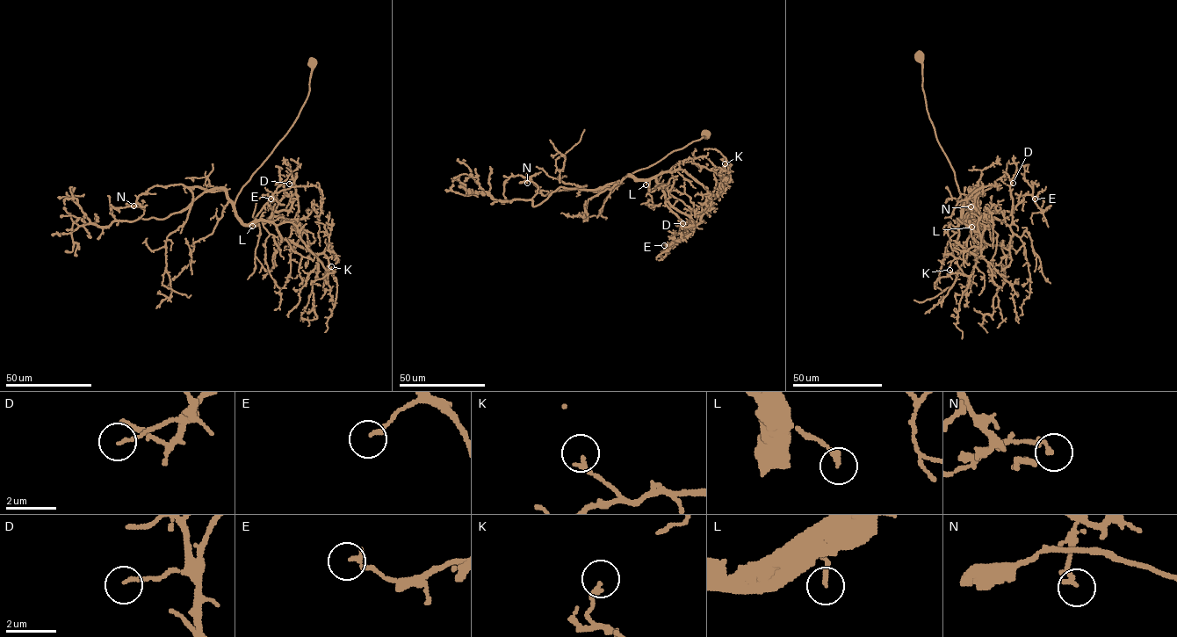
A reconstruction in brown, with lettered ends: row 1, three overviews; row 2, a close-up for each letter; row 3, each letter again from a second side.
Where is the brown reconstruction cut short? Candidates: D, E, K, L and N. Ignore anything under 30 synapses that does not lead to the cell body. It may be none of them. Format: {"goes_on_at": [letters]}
{"goes_on_at": []}

